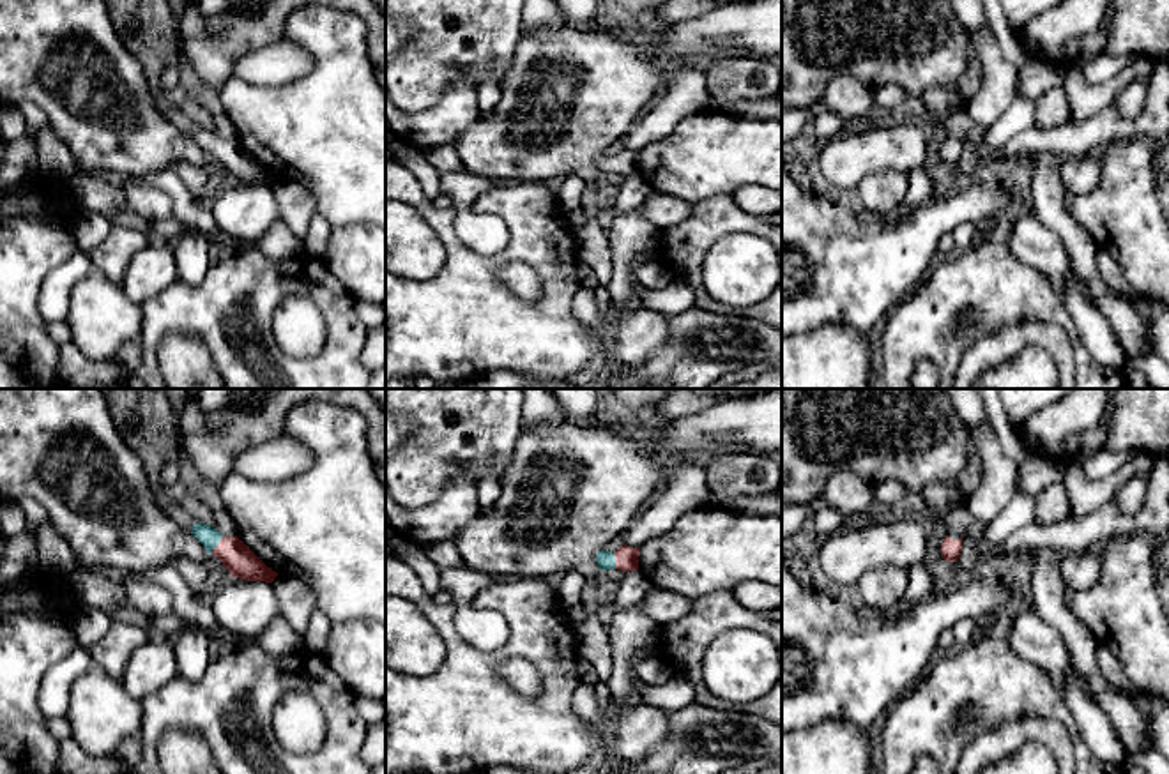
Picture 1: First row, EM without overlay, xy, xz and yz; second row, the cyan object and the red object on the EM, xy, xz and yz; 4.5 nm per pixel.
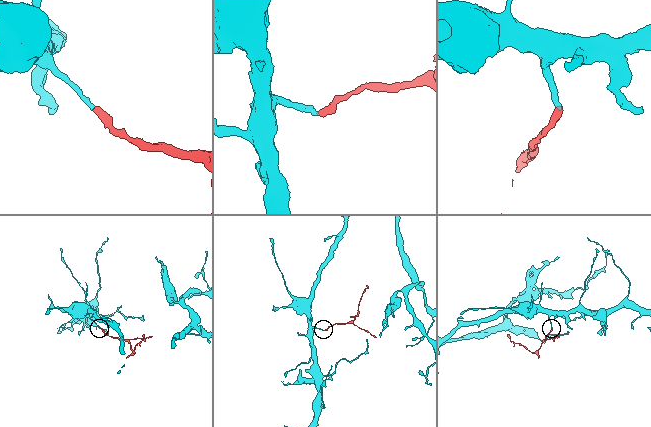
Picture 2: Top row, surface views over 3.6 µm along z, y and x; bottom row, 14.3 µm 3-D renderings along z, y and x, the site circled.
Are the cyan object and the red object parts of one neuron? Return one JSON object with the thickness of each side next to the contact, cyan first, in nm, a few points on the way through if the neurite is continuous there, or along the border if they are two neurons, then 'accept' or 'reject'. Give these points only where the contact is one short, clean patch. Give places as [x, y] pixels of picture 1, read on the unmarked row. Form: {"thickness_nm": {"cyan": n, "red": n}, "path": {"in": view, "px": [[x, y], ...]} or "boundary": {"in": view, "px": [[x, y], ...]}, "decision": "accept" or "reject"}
{"thickness_nm": {"cyan": 80, "red": 110}, "path": {"in": "xz", "px": [[605, 163], [614, 165], [626, 163]]}, "decision": "accept"}

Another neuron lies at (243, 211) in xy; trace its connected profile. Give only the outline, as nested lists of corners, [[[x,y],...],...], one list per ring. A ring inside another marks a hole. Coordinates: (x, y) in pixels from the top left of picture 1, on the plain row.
[[[230,182],[214,193],[212,216],[216,226],[237,239],[260,239],[278,219],[272,189]]]

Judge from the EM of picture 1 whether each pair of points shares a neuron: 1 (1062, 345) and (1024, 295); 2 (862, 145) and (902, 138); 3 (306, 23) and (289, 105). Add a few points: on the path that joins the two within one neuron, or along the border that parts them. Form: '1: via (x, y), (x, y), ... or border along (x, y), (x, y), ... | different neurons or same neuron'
1: border along (1003, 326), (1053, 322), (1067, 334), (1074, 350) | different neurons
2: via (872, 145), (892, 144) | same neuron
3: via (320, 43), (320, 73), (308, 85) | same neuron

